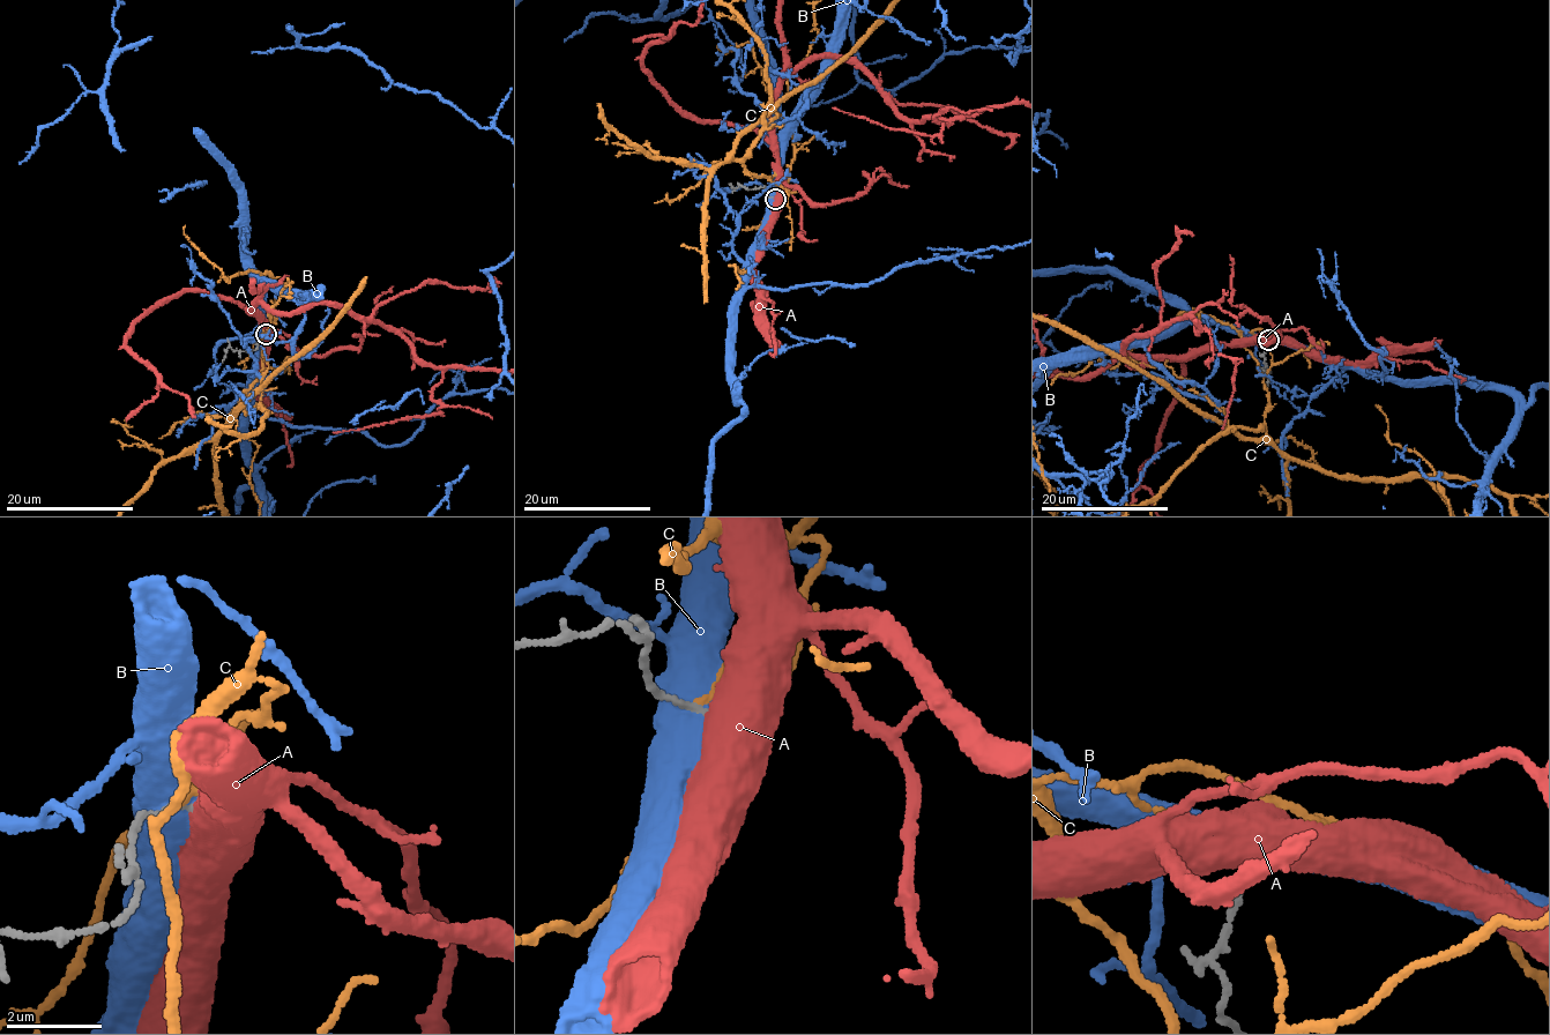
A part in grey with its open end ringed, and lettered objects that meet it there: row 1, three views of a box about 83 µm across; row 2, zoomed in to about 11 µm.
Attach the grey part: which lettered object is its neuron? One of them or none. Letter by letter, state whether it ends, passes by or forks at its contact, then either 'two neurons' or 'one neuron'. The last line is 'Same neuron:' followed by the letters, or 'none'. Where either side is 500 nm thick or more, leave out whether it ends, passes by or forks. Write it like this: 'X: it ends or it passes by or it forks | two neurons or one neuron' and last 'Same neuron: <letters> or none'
A: one neuron
B: two neurons
C: it ends | two neurons
Same neuron: A

